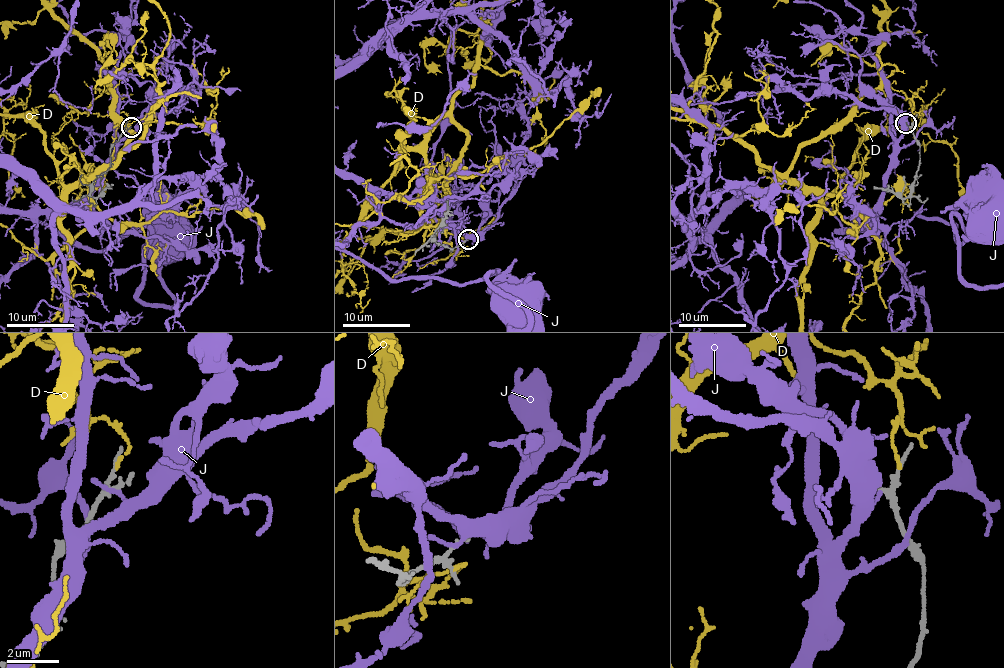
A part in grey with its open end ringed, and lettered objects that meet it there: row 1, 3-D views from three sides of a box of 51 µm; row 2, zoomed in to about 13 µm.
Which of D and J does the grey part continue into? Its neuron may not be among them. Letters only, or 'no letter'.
no letter

